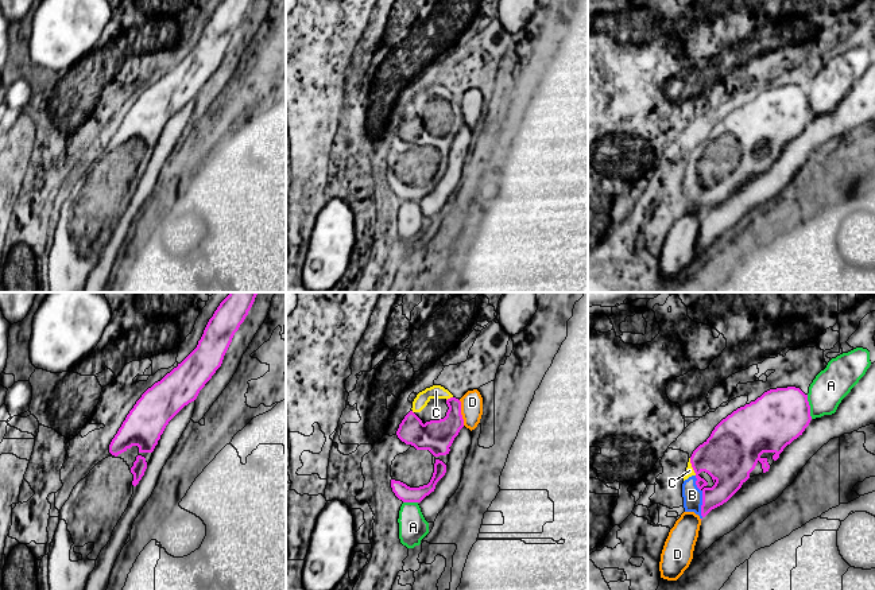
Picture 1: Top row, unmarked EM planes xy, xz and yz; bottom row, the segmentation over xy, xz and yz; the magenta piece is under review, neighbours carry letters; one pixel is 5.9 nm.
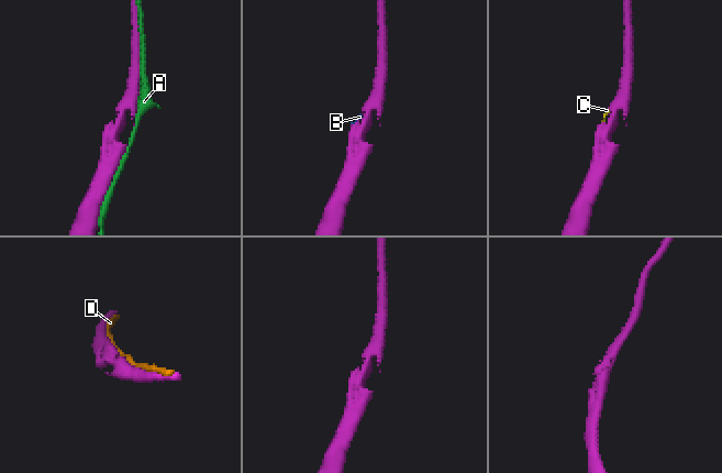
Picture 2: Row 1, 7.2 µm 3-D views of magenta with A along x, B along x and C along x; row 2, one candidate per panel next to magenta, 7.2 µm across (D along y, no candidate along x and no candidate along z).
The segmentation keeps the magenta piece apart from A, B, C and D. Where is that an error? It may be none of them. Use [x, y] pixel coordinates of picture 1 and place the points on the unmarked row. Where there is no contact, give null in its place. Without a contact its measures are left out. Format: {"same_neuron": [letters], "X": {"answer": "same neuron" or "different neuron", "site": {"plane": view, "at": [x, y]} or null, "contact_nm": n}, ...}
{"same_neuron": ["B", "C"], "A": {"answer": "different neuron", "site": {"plane": "yz", "at": [809, 105]}, "contact_nm": 150}, "B": {"answer": "same neuron", "site": {"plane": "yz", "at": [703, 195]}, "contact_nm": 260}, "C": {"answer": "same neuron", "site": {"plane": "yz", "at": [692, 165]}, "contact_nm": 110}, "D": {"answer": "different neuron", "site": {"plane": "xz", "at": [460, 111]}, "contact_nm": 160}}

